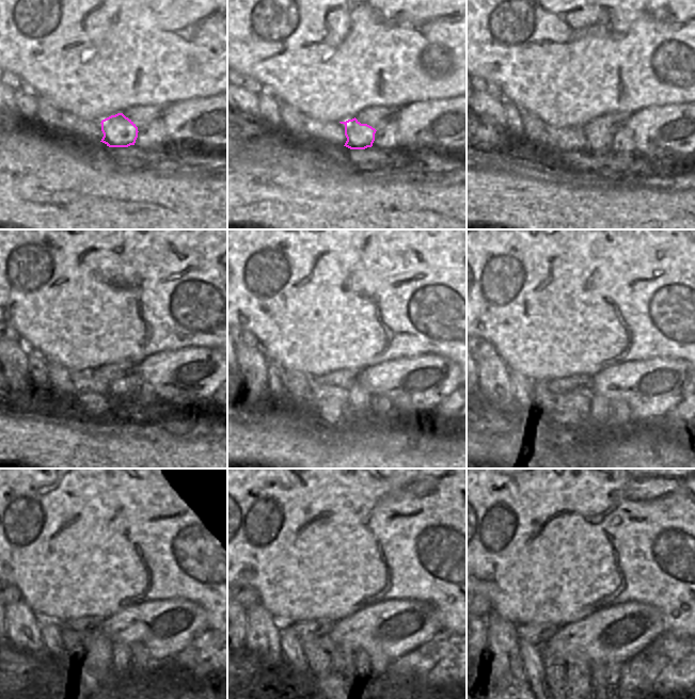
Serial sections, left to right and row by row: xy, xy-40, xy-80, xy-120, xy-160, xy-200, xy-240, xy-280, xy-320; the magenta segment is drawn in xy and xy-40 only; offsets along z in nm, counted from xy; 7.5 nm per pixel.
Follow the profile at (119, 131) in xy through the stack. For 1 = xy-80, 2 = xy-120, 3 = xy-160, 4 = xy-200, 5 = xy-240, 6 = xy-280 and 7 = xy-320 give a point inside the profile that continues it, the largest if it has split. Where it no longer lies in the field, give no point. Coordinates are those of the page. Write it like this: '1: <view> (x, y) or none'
1: xy-80 (599, 141)
2: xy-120 (120, 388)
3: xy-160 (359, 398)
4: xy-200 (599, 414)
5: xy-240 (121, 660)
6: xy-280 (361, 660)
7: xy-320 (599, 663)

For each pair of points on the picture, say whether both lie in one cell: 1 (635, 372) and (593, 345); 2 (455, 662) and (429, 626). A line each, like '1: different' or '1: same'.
1: different
2: different

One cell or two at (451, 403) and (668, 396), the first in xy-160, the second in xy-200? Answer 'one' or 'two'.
two

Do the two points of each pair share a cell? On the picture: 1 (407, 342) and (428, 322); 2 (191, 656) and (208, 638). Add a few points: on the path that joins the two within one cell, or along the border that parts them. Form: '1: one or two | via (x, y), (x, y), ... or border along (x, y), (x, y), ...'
1: one | via (412, 336), (423, 327)
2: one | via (195, 652), (205, 642)

